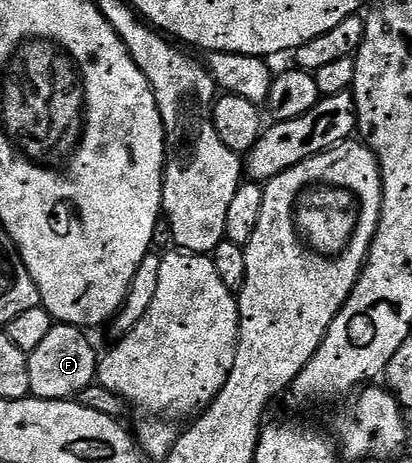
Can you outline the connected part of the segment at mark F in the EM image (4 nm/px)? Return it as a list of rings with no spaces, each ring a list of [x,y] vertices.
[[[55,324],[52,332],[28,355],[28,380],[30,394],[35,398],[60,400],[73,399],[81,390],[88,388],[98,377],[100,354],[94,351],[85,329],[80,326]]]

